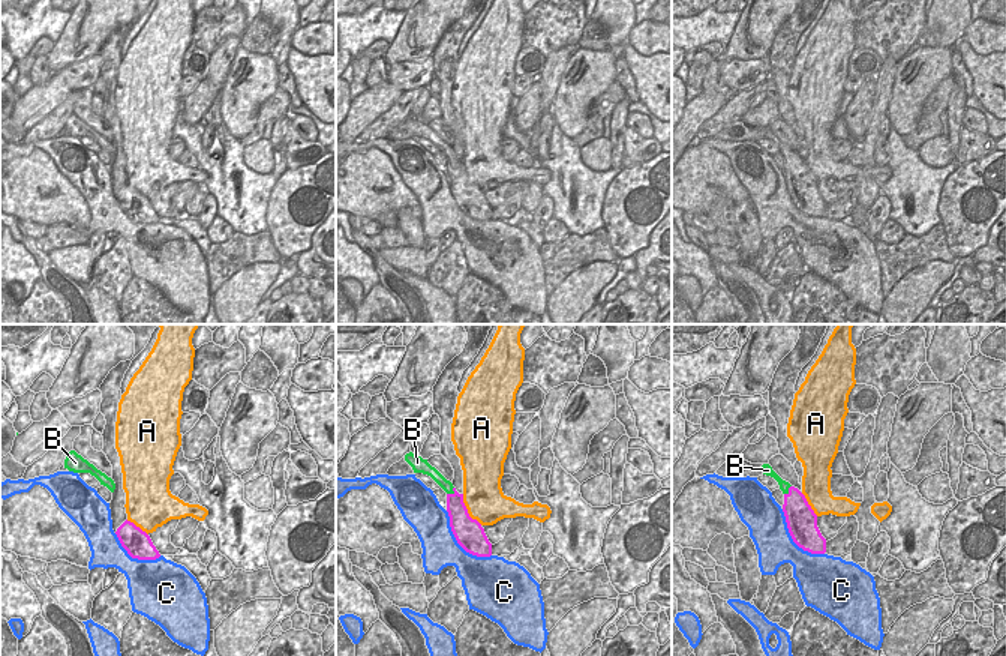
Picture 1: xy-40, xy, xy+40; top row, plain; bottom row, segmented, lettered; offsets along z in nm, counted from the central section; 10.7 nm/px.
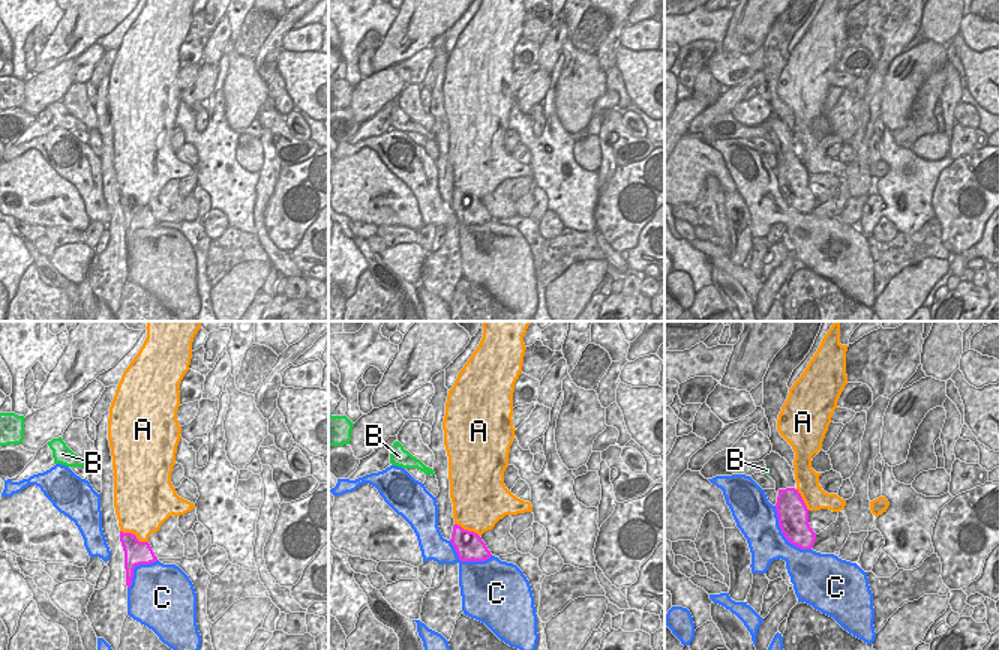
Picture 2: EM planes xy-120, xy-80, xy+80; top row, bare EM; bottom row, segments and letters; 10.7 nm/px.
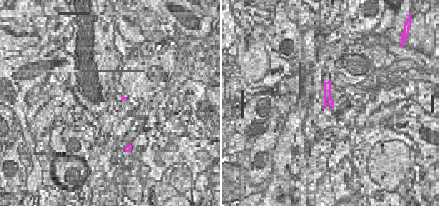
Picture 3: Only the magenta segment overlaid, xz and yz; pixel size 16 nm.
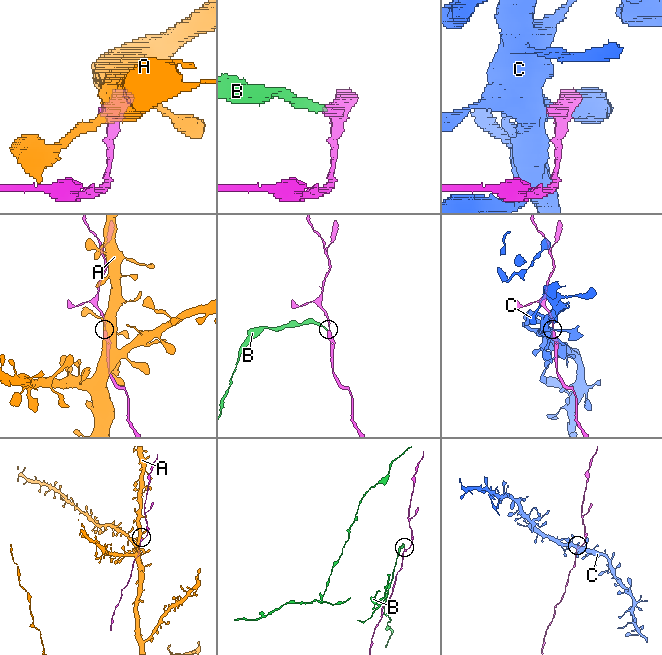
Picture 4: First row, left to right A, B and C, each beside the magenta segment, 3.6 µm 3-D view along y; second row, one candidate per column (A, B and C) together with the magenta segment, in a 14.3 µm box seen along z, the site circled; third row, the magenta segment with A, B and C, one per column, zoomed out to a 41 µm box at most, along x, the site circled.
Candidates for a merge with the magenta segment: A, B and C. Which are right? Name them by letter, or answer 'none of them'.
none of them

